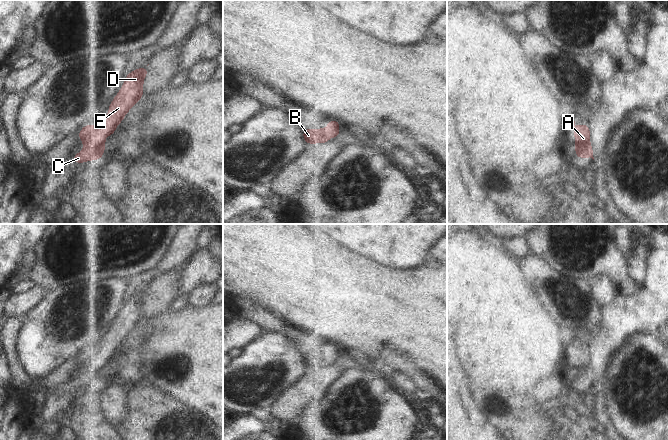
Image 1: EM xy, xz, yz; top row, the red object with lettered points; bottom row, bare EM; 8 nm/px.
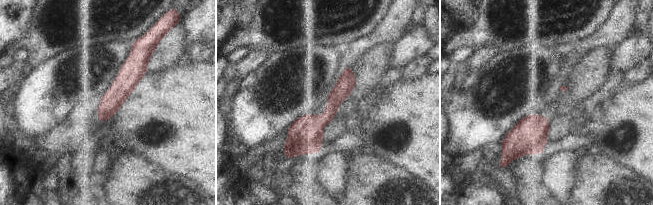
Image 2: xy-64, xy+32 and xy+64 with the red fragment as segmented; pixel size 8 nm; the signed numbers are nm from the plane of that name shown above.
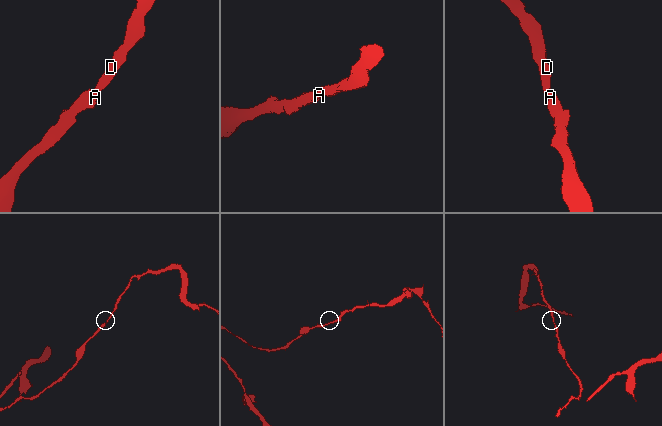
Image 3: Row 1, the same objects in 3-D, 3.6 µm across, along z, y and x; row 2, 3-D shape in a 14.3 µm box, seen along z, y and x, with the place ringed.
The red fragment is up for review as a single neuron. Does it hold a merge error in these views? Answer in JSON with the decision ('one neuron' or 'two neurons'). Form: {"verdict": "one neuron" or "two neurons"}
{"verdict": "one neuron"}

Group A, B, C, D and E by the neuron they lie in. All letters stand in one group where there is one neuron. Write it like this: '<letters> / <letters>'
A B C D E

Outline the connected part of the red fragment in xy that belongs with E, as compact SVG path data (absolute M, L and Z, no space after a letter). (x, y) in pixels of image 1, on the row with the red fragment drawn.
M147 67L139 68L128 74L121 90L109 106L109 113L103 120L103 126L85 125L79 132L78 136L85 148L71 160L83 163L98 160L103 156L105 137L114 133L117 125L124 119L124 115L143 96L143 79L146 75Z

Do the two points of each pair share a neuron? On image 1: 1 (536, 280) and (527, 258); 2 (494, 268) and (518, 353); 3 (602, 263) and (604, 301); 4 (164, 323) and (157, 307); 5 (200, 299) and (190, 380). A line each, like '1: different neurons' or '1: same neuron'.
1: same neuron
2: same neuron
3: different neurons
4: different neurons
5: different neurons

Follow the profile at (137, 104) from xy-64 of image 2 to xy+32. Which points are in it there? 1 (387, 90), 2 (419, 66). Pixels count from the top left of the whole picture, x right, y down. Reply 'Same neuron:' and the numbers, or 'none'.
Same neuron: 1

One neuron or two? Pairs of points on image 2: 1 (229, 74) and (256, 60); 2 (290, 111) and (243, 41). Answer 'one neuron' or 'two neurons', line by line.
1: one neuron
2: two neurons

